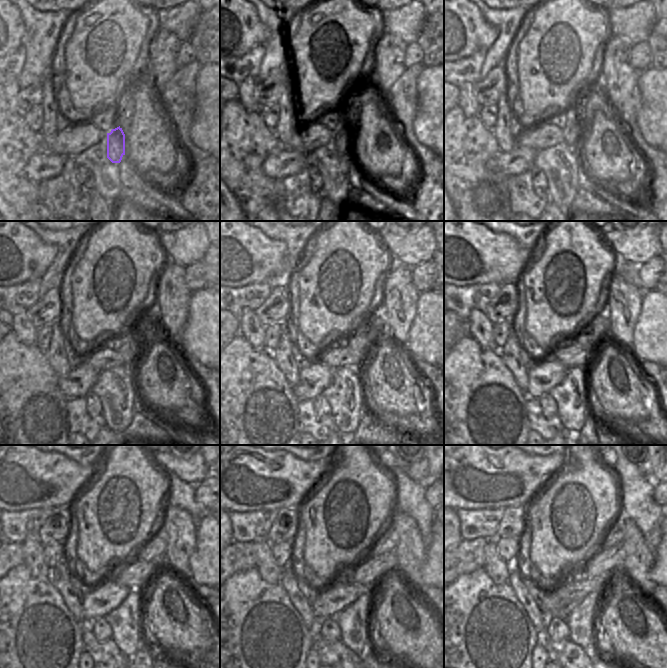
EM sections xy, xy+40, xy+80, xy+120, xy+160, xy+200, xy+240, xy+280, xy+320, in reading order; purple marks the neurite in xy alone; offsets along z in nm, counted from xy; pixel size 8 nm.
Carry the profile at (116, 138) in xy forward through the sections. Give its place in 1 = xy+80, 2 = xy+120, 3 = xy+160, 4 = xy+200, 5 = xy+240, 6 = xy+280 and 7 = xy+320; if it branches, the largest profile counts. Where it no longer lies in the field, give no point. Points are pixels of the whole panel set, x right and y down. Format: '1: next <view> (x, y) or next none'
1: next xy+80 (574, 130)
2: next xy+120 (134, 342)
3: next xy+160 (357, 340)
4: next xy+200 (599, 325)
5: next xy+240 (155, 548)
6: next xy+280 (387, 541)
7: next xy+320 (614, 536)

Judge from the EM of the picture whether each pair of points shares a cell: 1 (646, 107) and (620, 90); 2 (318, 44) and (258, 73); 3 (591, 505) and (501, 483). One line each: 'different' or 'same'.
1: different
2: different
3: different

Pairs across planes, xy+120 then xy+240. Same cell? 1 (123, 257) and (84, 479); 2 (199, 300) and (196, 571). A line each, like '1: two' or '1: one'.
1: two
2: one

